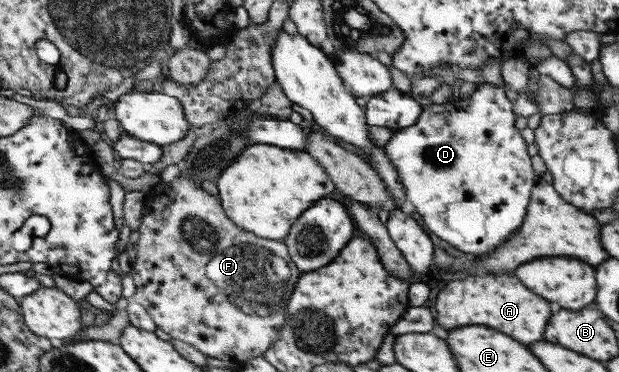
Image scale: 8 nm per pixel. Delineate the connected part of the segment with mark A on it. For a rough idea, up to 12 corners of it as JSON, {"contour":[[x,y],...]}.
{"contour":[[515,276],[455,277],[437,331],[482,324],[540,340],[550,304]]}

